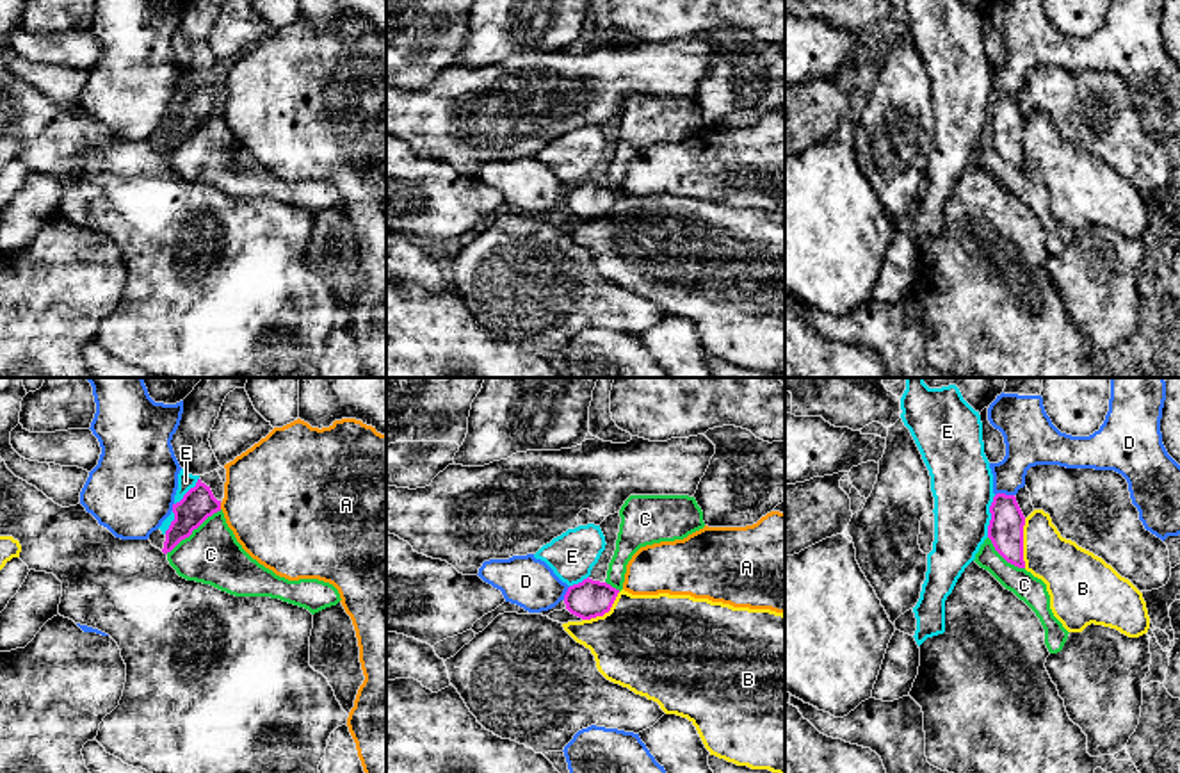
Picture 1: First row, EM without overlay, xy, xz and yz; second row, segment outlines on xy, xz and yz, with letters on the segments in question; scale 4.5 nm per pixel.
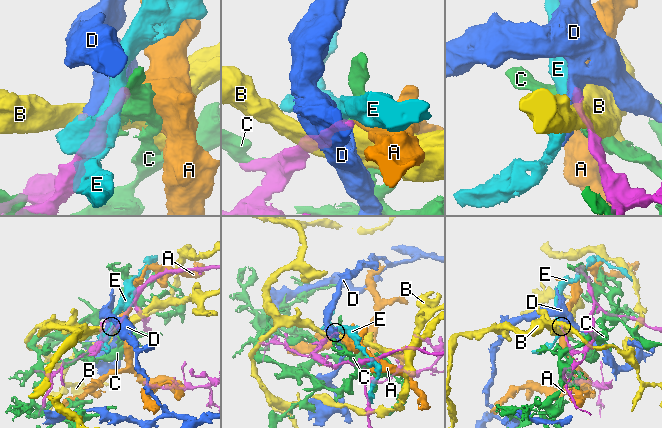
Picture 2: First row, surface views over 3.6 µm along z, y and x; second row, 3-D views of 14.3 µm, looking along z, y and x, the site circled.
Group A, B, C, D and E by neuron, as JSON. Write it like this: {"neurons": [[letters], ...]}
{"neurons": [["A"], ["B"], ["C"], ["D"], ["E"]]}

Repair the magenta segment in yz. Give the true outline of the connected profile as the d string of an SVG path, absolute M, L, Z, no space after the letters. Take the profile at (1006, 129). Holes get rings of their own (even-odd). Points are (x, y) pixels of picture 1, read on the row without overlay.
M997 94L990 107L988 139L995 151L1011 166L1025 169L1023 126L1025 118L1014 96Z

